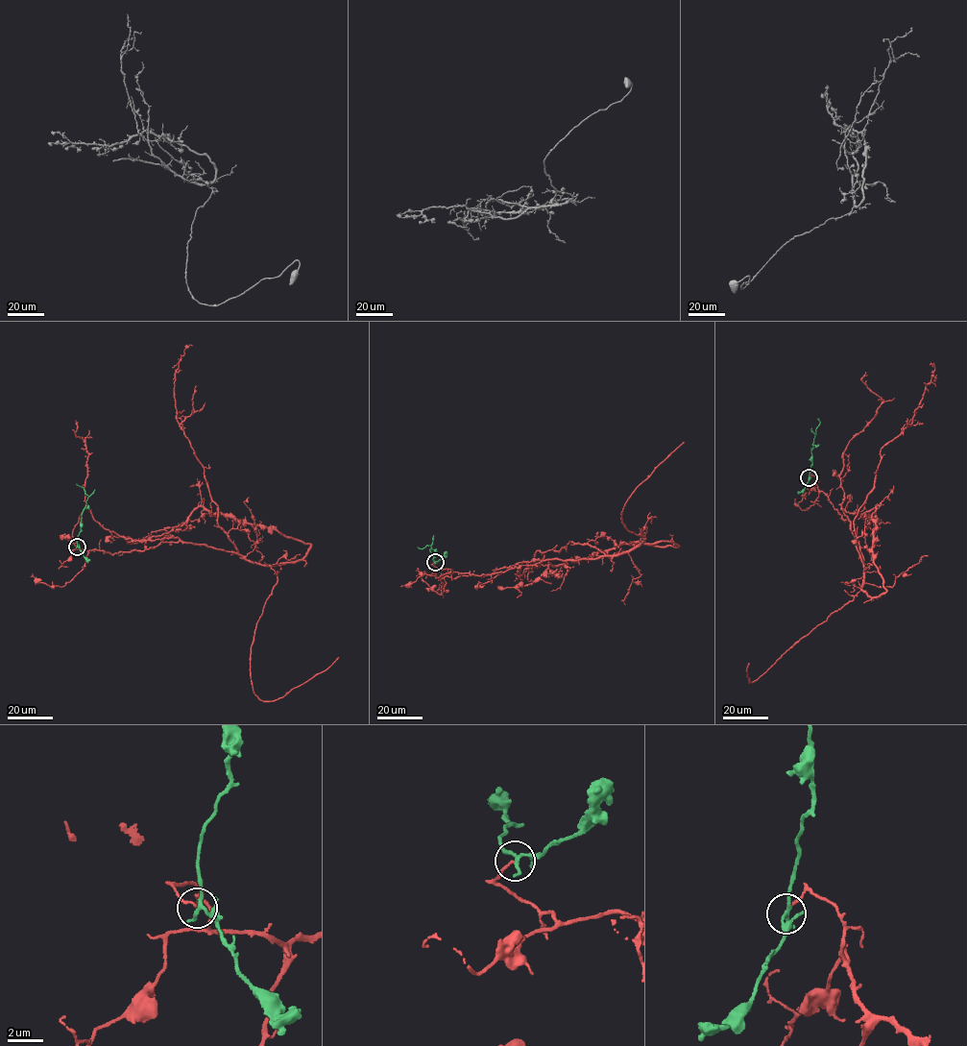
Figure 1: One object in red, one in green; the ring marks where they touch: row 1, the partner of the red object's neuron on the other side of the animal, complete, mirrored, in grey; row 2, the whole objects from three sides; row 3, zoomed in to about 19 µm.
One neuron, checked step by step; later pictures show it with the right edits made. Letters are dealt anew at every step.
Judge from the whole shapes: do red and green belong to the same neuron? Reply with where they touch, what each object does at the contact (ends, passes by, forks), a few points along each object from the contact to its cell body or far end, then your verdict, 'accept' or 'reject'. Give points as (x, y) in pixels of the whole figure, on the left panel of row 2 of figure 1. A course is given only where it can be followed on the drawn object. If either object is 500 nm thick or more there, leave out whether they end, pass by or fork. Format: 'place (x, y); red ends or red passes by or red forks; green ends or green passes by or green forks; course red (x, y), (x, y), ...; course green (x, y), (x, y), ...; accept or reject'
place (77, 547); red ends; green passes by; course red (77, 547), (112, 554), (205, 544), (267, 565), (278, 579), (251, 646), (260, 699), (282, 697), (338, 657); course green (77, 547), (81, 515), (88, 496), (76, 484); reject

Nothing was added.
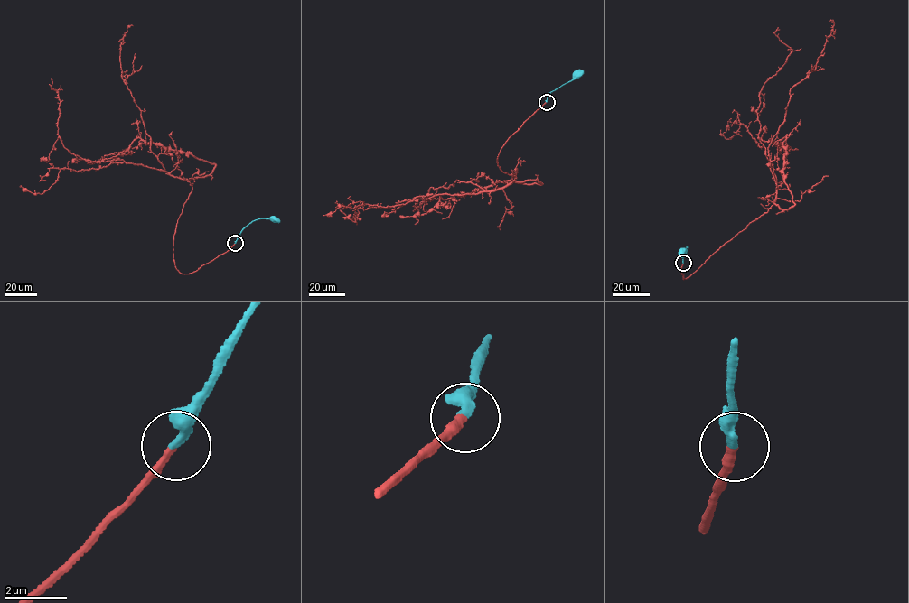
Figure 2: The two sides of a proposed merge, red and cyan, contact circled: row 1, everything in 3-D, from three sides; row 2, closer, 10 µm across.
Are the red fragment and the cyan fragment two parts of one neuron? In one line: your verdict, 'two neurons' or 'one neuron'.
one neuron

